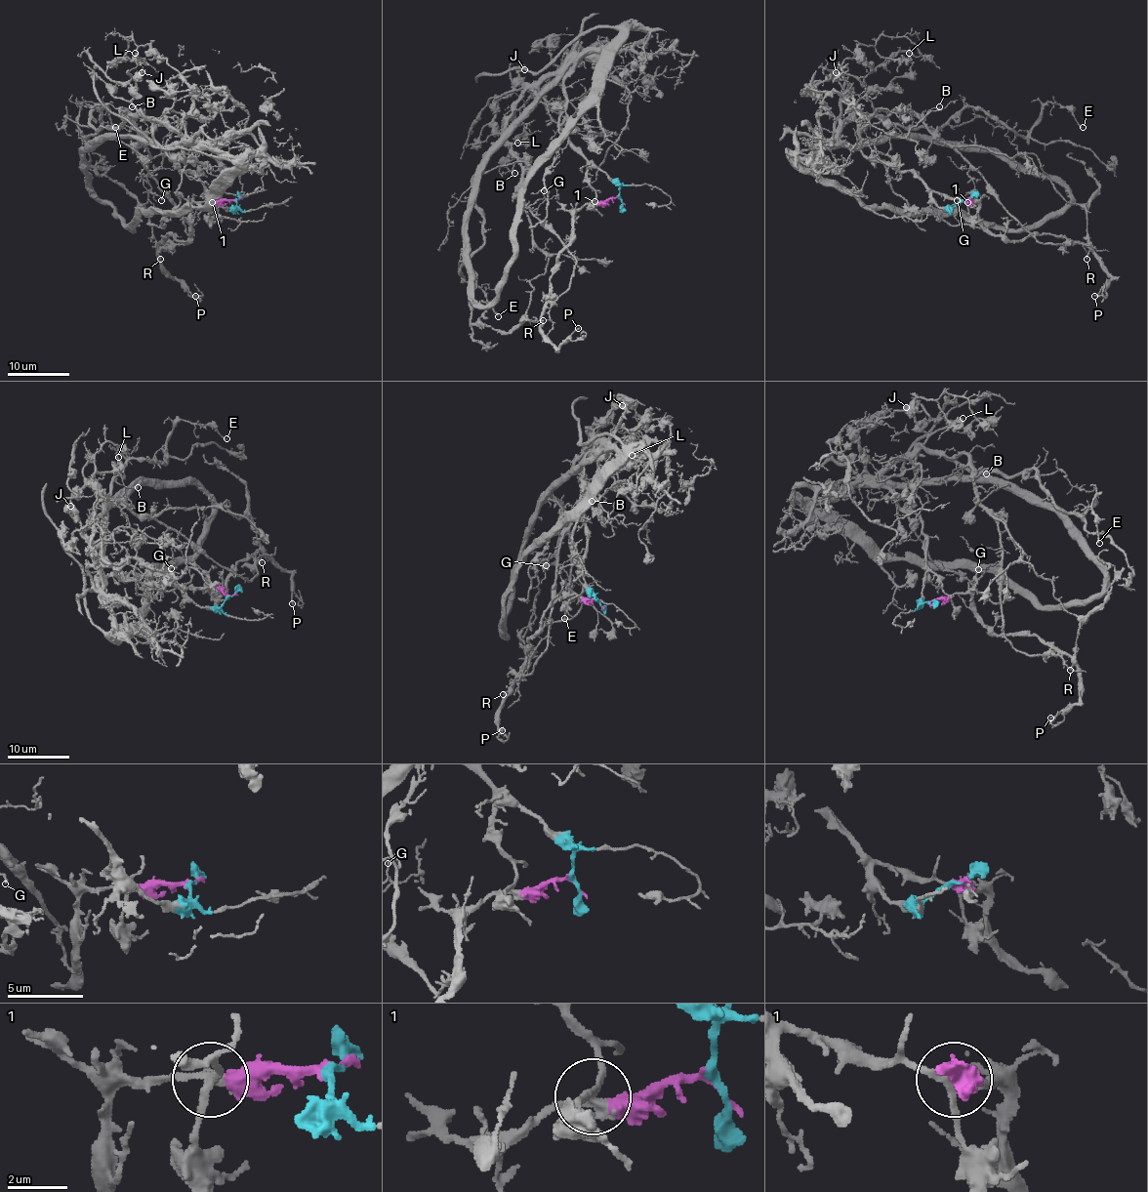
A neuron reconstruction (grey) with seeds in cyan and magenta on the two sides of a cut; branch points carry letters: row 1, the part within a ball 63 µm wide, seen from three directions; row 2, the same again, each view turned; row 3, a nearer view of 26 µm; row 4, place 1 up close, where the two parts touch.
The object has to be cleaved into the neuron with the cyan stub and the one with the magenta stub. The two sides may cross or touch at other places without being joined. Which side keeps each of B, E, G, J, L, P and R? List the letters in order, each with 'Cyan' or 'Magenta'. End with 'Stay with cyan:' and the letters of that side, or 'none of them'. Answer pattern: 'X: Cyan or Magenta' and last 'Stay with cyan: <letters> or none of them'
B: Cyan
E: Cyan
G: Cyan
J: Cyan
L: Cyan
P: Magenta
R: Magenta
Stay with cyan: B, E, G, J, L

